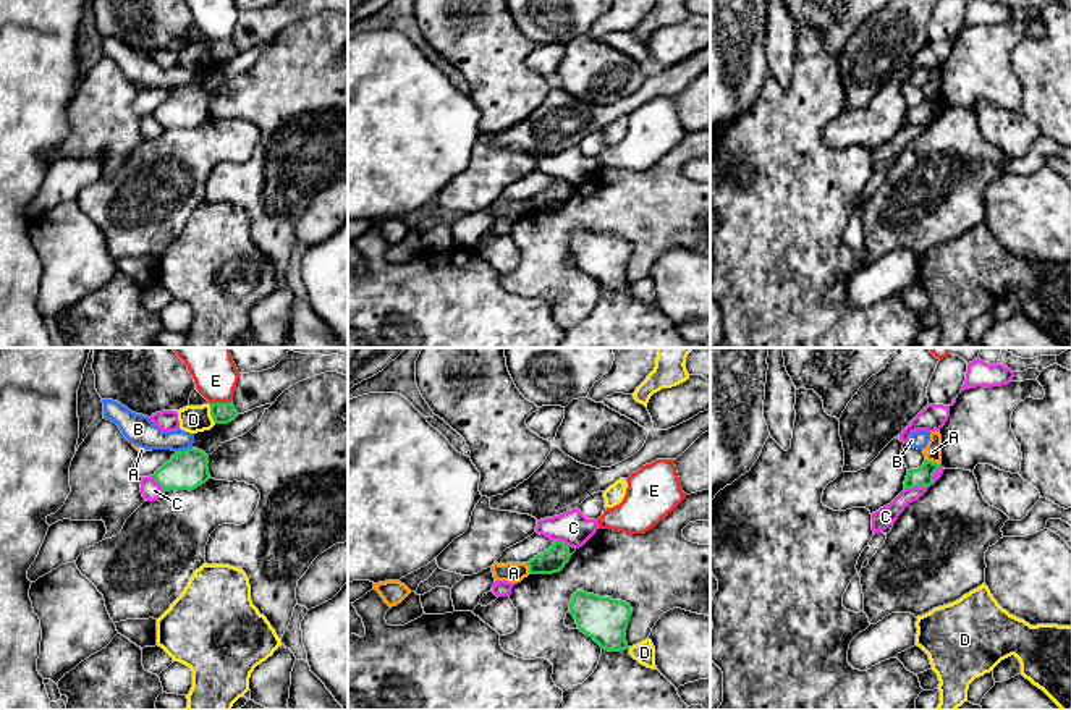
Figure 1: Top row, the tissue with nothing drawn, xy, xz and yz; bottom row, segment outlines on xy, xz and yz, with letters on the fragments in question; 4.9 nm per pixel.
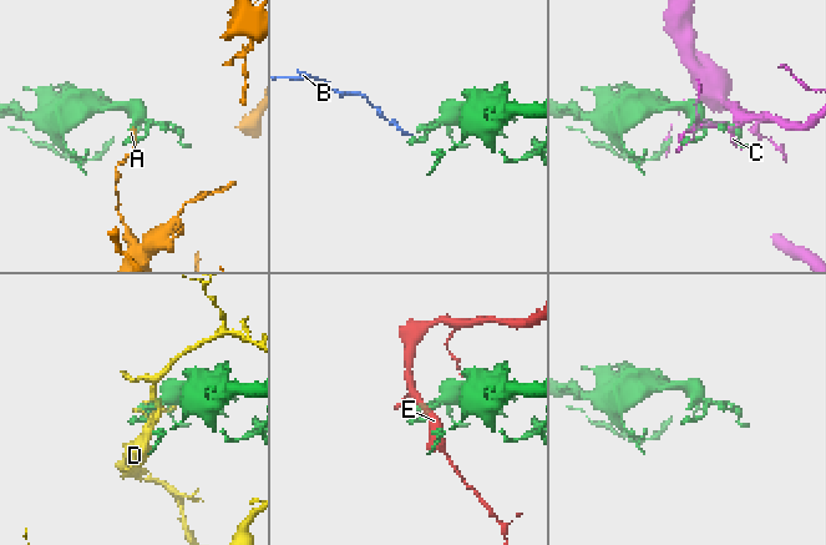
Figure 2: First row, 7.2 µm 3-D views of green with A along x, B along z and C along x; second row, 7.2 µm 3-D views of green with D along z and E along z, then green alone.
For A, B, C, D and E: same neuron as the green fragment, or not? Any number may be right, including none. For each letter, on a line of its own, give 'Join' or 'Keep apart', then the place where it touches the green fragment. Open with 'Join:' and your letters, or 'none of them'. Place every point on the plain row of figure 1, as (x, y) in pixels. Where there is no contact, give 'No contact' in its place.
Join: none of them
A: Keep apart. Touches green at yz (931, 99)
B: Keep apart. Touches green at xy (183, 88)
C: Keep apart. Touches green at yz (916, 123)
D: Keep apart. Touches green at xy (211, 52)
E: Keep apart. Touches green at xy (220, 41)

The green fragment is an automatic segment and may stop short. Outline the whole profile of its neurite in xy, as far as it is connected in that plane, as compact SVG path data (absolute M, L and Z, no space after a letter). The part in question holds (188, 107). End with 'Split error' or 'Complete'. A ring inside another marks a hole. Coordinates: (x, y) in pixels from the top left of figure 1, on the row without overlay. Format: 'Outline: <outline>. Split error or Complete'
Outline: M197 86L176 89L171 97L154 112L154 118L163 129L194 128L209 116L209 94Z. Complete

